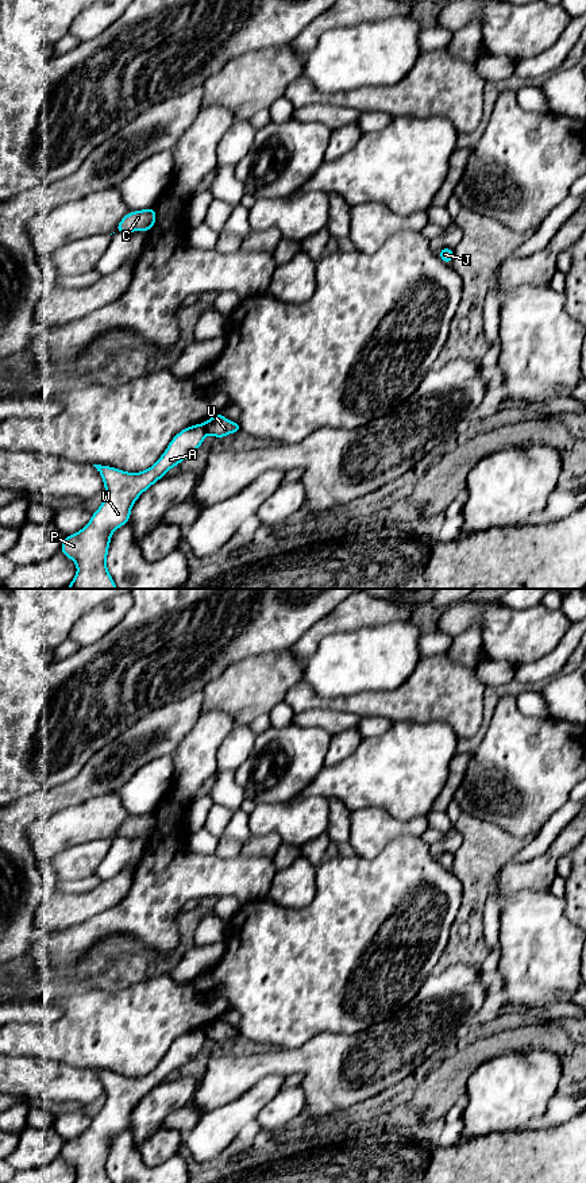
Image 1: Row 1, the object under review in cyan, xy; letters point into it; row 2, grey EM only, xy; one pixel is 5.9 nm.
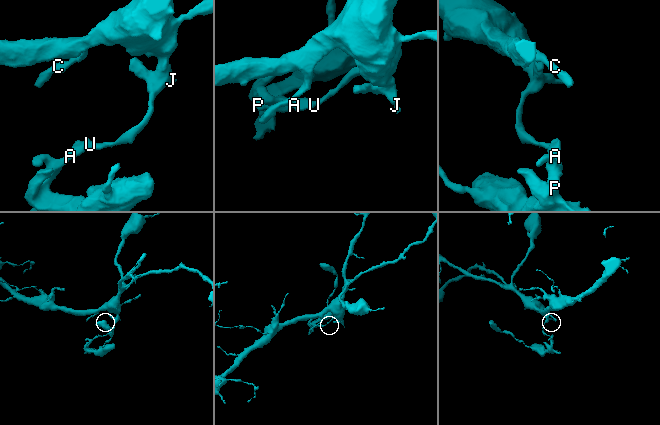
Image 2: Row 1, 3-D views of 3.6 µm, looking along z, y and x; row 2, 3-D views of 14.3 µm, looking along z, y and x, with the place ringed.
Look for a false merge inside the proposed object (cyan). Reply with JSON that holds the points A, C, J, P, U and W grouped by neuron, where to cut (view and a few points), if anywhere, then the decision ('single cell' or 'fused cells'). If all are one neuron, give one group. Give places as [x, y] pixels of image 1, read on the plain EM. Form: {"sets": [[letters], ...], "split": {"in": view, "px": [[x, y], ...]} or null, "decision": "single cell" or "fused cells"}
{"sets": [["A", "P", "W"], ["C", "J", "U"]], "split": {"in": "xy", "px": [[203, 1029], [207, 1037]]}, "decision": "fused cells"}

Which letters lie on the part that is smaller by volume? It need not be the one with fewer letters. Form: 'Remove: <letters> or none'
Remove: A, P, W

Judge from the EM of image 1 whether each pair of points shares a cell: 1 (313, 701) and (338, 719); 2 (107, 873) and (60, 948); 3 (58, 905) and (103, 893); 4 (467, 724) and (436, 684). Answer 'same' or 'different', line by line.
1: different
2: different
3: same
4: same

